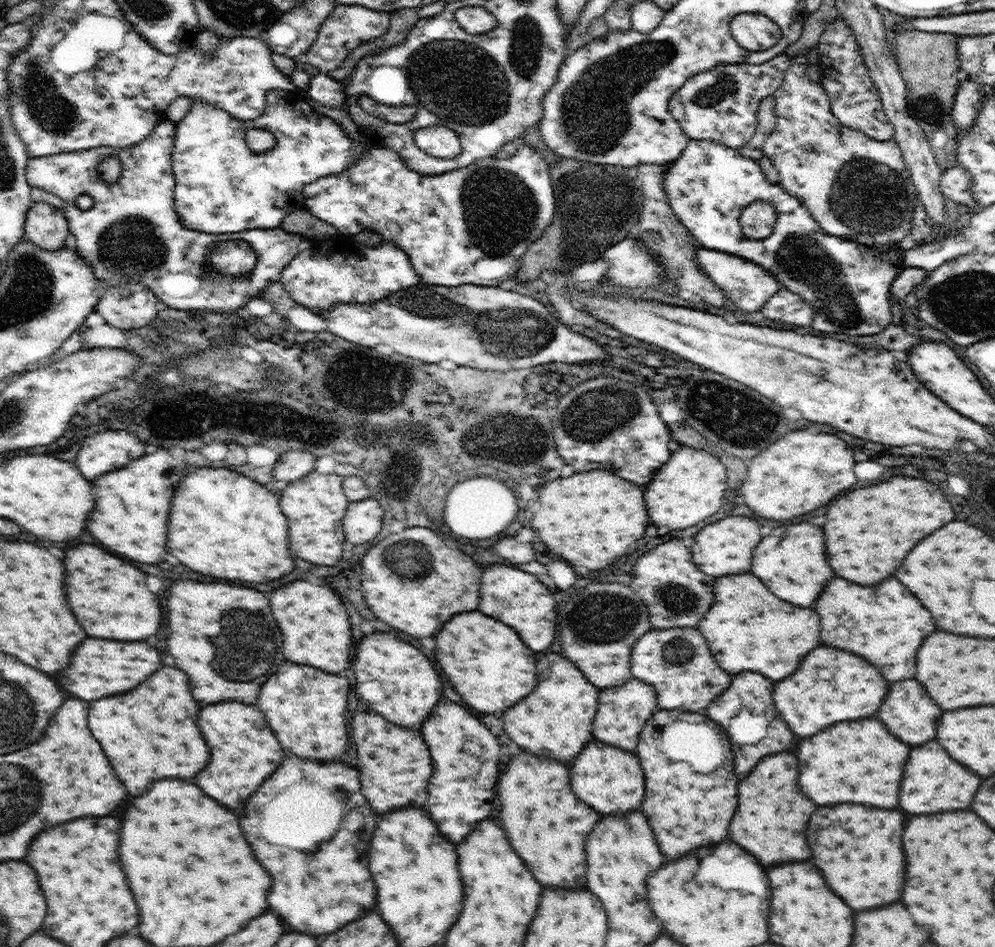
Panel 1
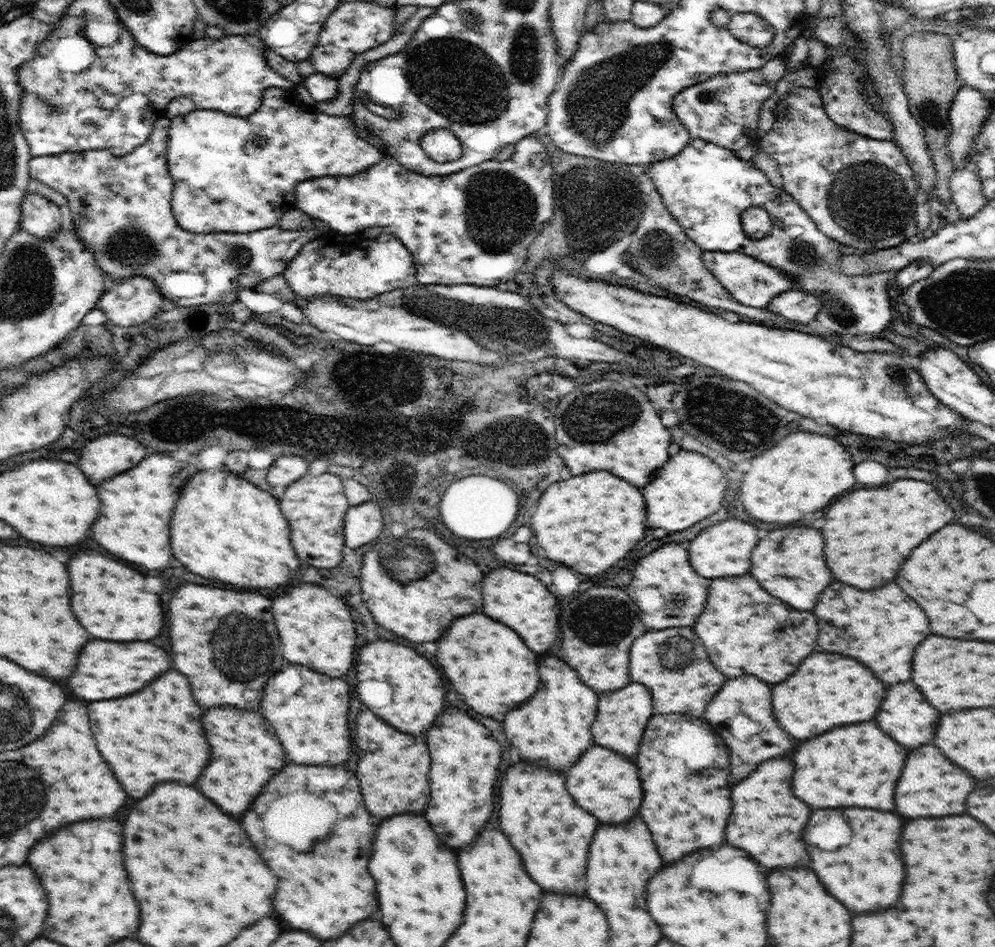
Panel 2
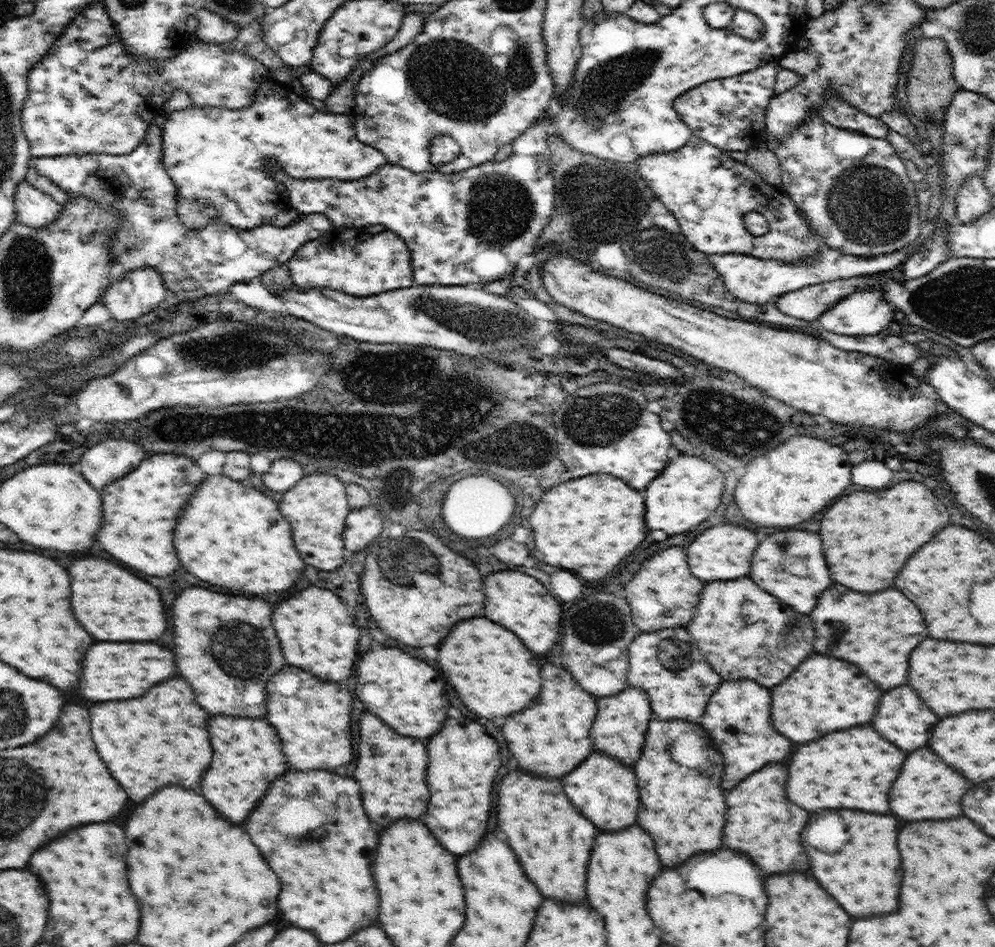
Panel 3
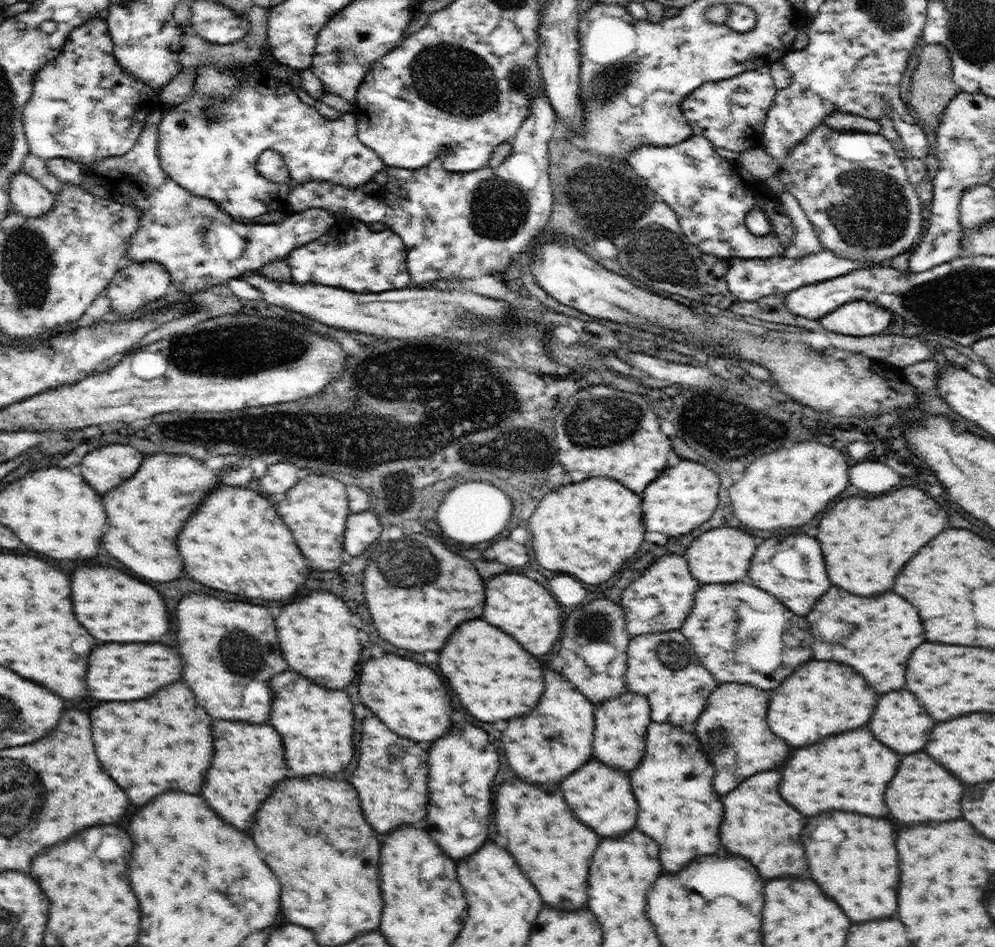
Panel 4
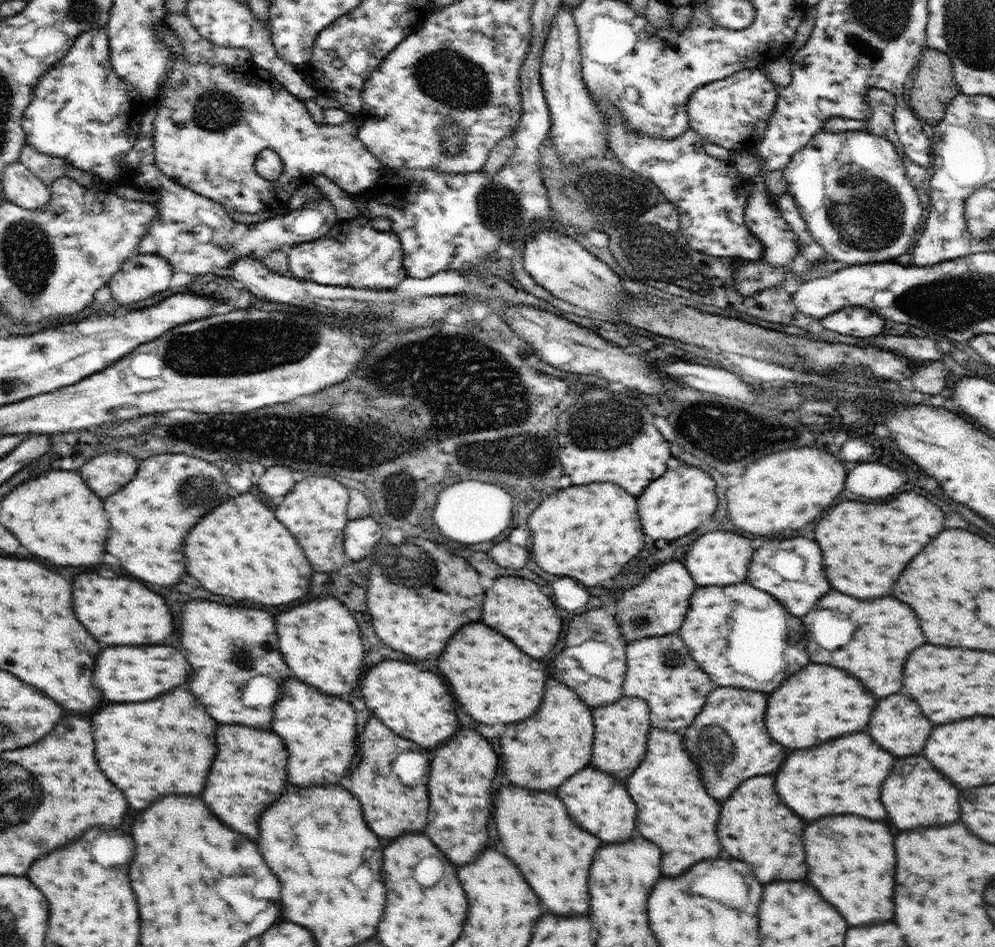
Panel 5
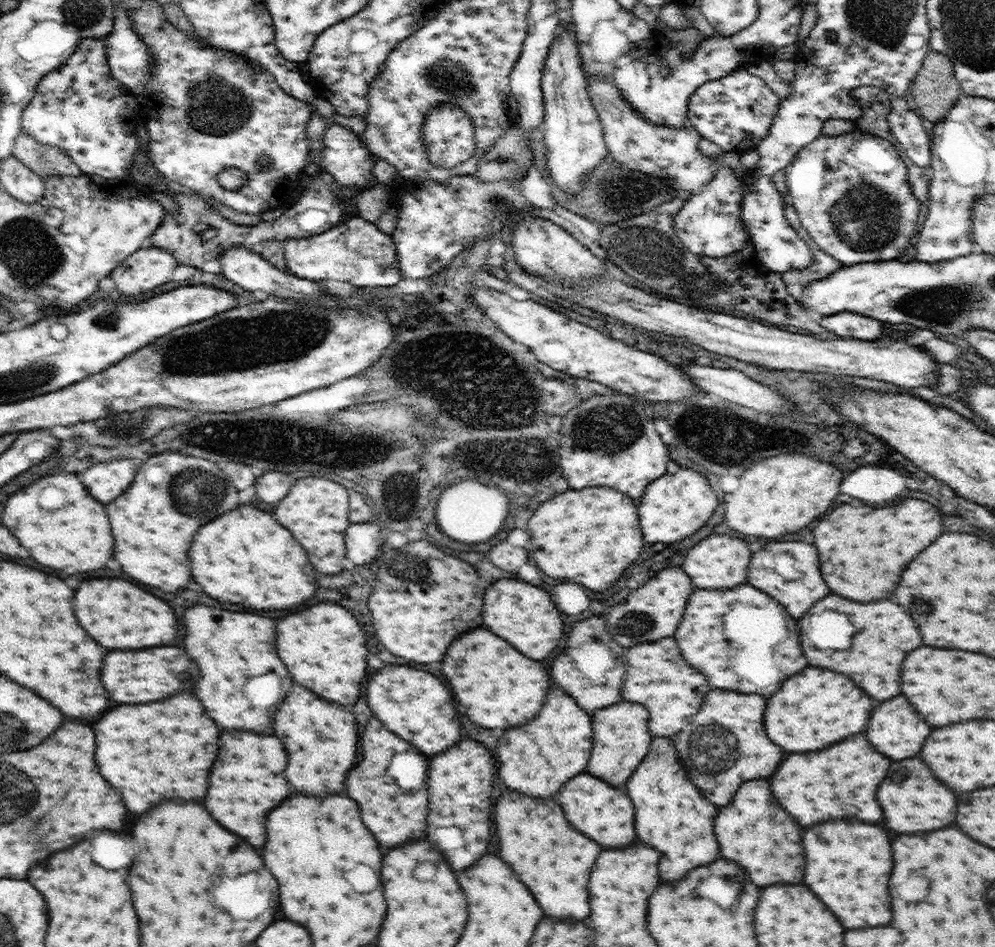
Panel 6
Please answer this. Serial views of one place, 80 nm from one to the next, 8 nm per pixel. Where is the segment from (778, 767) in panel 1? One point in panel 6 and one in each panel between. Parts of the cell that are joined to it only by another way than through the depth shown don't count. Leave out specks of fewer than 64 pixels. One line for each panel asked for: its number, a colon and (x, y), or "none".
2: (768, 822)
3: (762, 822)
4: (758, 824)
5: (754, 825)
6: (752, 830)

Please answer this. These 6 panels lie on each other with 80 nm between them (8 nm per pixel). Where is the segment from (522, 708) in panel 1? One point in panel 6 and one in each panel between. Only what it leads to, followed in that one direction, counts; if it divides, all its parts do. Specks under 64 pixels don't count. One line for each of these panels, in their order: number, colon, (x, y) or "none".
2: (553, 729)
3: (551, 737)
4: (546, 745)
5: (556, 742)
6: (537, 758)

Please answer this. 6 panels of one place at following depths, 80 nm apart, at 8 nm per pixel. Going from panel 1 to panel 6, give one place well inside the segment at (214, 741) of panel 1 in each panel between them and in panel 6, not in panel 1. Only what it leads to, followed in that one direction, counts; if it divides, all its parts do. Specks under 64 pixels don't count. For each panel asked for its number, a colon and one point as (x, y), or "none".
2: (246, 752)
3: (248, 757)
4: (248, 760)
5: (249, 771)
6: (247, 780)

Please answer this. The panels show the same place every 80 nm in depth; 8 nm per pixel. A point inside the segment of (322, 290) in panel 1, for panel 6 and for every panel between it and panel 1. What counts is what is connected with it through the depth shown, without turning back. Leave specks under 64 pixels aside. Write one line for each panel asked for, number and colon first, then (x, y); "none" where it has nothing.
2: (353, 266)
3: (349, 259)
4: (351, 256)
5: (353, 254)
6: (356, 251)

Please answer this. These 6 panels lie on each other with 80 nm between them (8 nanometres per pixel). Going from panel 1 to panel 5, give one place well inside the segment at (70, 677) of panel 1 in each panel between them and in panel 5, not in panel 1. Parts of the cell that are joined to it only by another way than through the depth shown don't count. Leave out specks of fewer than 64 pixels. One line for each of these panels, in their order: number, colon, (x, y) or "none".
2: (105, 670)
3: (109, 671)
4: (116, 671)
5: (123, 673)

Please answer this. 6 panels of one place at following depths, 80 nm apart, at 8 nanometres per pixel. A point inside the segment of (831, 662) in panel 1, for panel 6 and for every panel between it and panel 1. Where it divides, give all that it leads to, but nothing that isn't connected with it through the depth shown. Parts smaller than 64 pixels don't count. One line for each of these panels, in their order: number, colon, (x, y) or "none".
2: (828, 690)
3: (825, 694)
4: (822, 698)
5: (819, 703)
6: (816, 708)

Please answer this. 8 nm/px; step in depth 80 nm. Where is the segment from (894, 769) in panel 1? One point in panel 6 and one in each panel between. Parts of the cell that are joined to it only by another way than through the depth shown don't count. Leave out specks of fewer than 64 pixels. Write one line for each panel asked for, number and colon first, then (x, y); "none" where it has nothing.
2: (858, 765)
3: (855, 768)
4: (832, 775)
5: (846, 775)
6: (847, 774)

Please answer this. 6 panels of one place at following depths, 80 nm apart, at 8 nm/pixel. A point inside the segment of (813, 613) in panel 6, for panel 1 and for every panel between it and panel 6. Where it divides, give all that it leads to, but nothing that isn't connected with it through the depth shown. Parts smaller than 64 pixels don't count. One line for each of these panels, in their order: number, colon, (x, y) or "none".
1: (885, 624)
2: (880, 628)
3: (877, 632)
4: (876, 635)
5: (871, 639)

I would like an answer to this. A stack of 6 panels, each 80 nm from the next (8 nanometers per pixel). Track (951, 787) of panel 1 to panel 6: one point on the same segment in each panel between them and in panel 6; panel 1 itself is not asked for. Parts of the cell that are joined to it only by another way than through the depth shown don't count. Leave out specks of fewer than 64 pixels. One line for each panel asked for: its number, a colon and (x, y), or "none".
2: (930, 785)
3: (926, 789)
4: (922, 791)
5: (915, 794)
6: (913, 800)

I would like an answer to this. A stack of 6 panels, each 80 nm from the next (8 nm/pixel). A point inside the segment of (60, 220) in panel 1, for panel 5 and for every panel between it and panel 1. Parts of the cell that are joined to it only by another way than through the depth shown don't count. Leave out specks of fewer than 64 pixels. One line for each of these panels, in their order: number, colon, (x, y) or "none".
2: (40, 217)
3: (35, 209)
4: (27, 196)
5: (20, 186)

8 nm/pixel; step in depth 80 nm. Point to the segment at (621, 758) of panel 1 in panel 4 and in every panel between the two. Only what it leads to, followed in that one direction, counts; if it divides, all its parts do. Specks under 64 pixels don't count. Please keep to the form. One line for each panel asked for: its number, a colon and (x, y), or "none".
2: (607, 785)
3: (604, 790)
4: (600, 796)

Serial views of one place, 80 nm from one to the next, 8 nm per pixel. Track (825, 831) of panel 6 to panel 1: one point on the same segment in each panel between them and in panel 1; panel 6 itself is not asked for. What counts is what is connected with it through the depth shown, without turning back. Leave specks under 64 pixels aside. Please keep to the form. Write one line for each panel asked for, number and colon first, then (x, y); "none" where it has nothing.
1: (864, 864)
2: (866, 874)
3: (862, 869)
4: (863, 876)
5: (851, 861)

